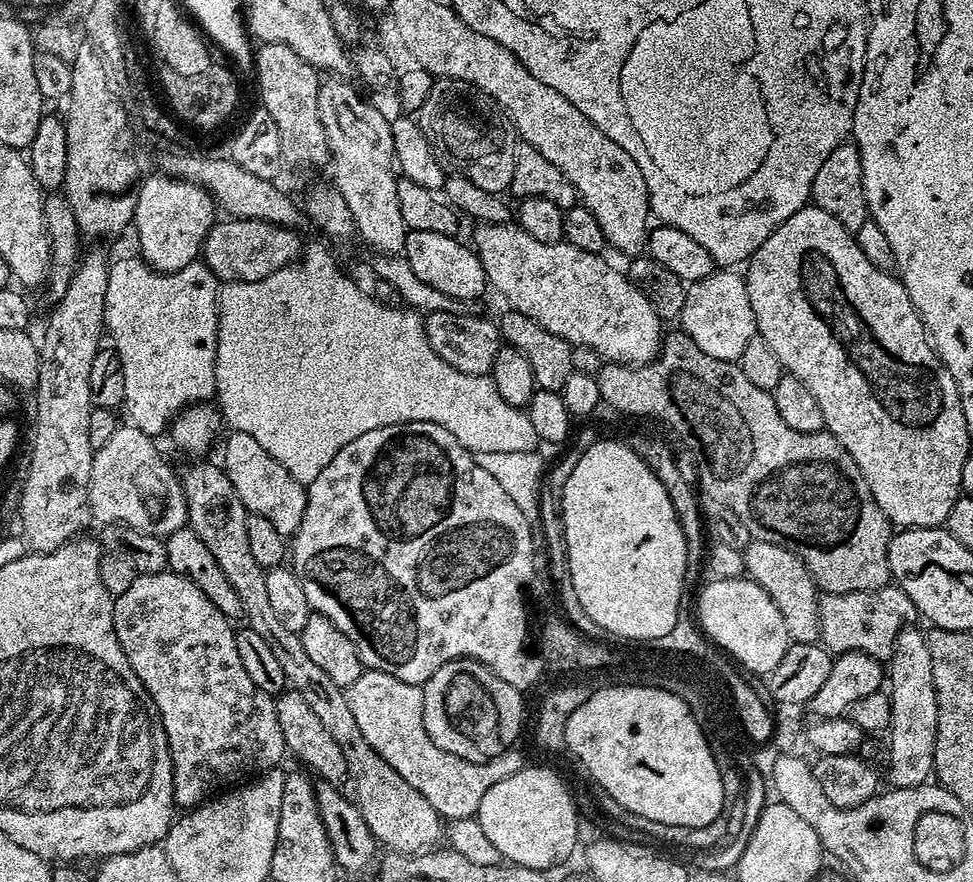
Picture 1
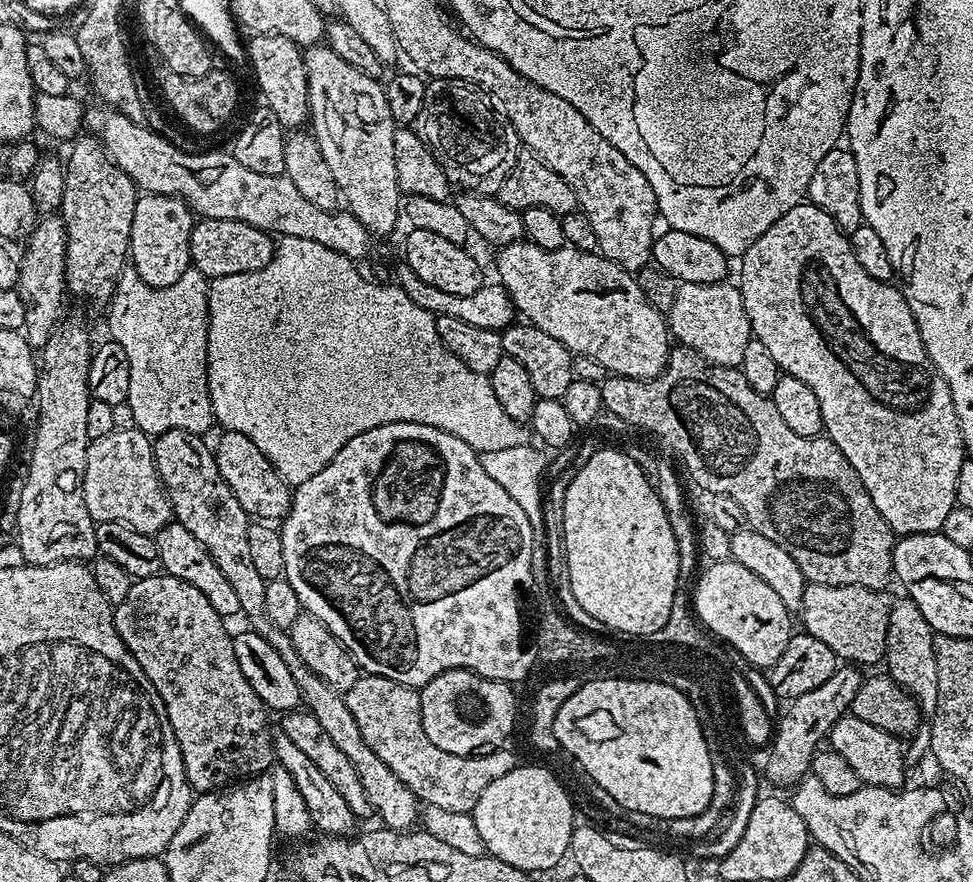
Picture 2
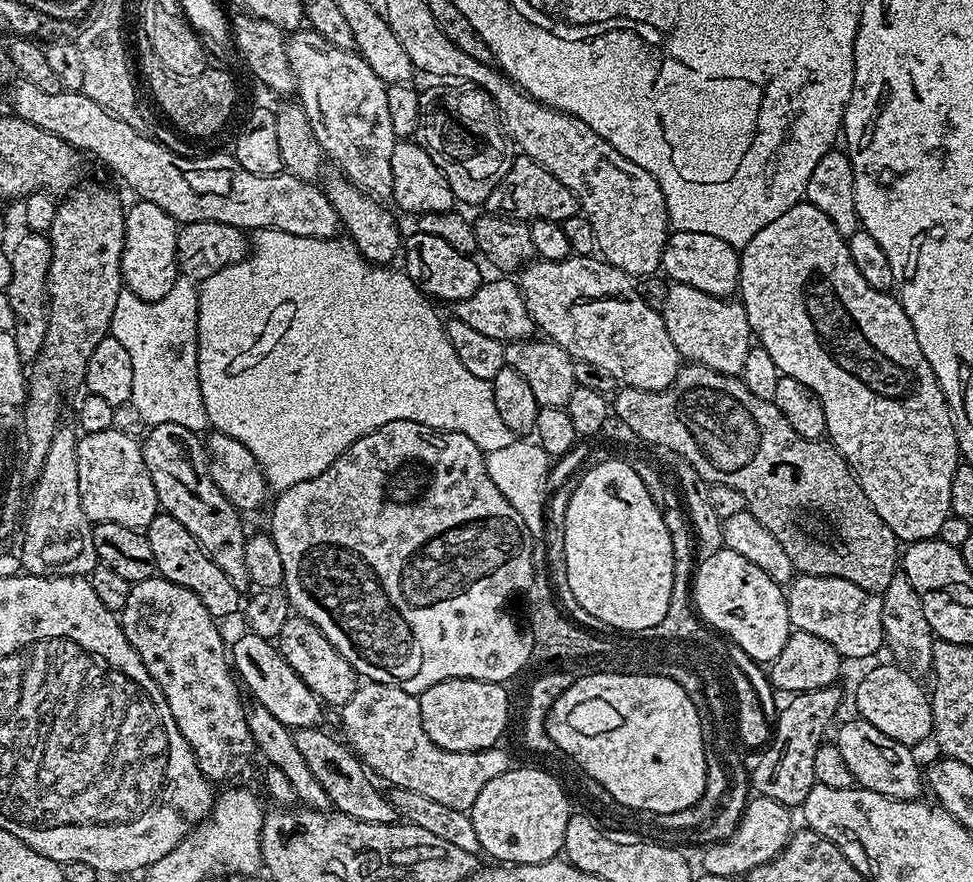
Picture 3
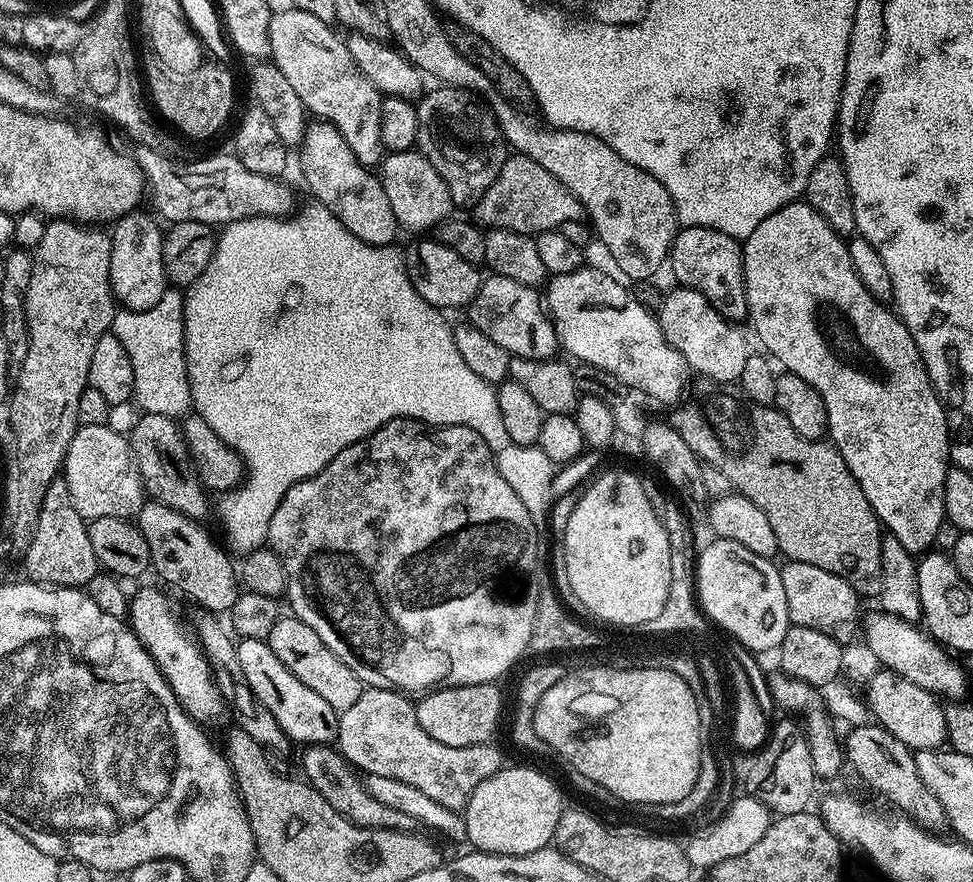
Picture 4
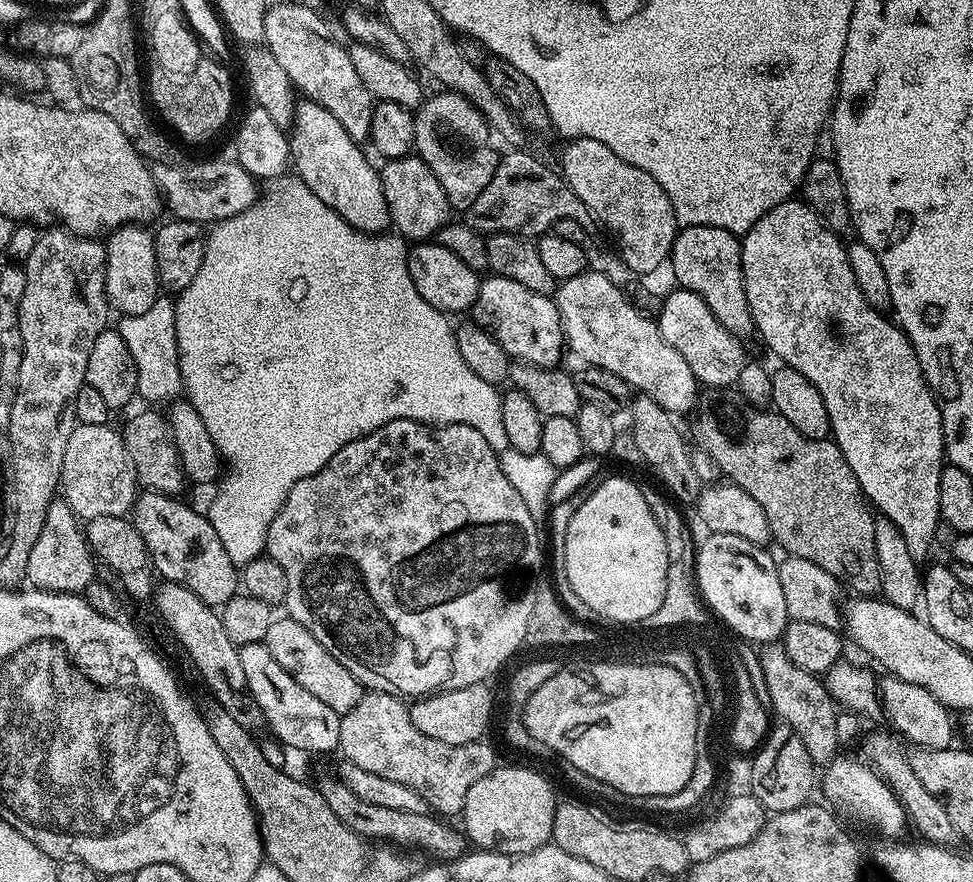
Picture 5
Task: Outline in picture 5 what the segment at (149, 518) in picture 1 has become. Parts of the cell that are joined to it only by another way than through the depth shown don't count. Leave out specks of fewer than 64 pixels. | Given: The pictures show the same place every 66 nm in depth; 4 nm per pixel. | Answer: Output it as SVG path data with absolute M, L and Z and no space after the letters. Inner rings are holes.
M77 424L66 442L66 454L60 471L62 499L81 521L107 516L128 516L133 511L138 495L136 463L124 445L123 435L112 426Z

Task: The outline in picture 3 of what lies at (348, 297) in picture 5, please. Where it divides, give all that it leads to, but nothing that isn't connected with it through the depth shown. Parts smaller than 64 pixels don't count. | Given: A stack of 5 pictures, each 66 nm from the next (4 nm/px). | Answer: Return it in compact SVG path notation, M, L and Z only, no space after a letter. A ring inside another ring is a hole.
M262 228L251 237L250 255L247 259L226 266L210 274L210 278L199 281L198 386L202 386L202 402L206 402L208 423L215 431L230 434L230 438L238 438L238 442L242 442L242 446L246 446L246 450L250 450L250 454L258 458L273 493L282 493L298 482L306 482L322 474L322 470L330 467L350 445L358 442L358 438L386 426L386 422L409 420L427 428L435 428L438 432L466 434L466 438L470 438L470 442L477 444L485 454L503 450L514 439L510 426L506 426L506 422L498 418L491 383L482 378L474 378L474 374L470 374L470 370L462 366L458 354L454 354L445 321L440 321L440 316L436 313L437 305L416 287L407 272L395 272L394 269L392 266L372 264L347 238L302 238L286 234L282 230Z

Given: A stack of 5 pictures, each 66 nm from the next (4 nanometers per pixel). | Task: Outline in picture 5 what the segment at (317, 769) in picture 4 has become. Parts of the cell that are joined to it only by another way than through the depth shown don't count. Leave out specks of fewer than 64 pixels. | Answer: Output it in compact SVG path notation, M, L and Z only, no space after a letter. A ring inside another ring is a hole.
M336 774L322 777L320 781L315 781L314 786L322 794L322 798L326 798L326 806L330 806L330 810L334 810L338 822L350 826L350 830L354 830L354 834L364 837L369 842L387 842L393 846L403 846L405 849L415 850L425 857L433 856L431 859L436 862L458 860L465 855L465 833L458 828L457 830L450 828L446 825L449 823L443 822L435 815L406 814L406 810L390 810L386 806L370 806L370 802L358 798L358 794L354 794L354 790L350 790L350 786L341 782L339 775Z

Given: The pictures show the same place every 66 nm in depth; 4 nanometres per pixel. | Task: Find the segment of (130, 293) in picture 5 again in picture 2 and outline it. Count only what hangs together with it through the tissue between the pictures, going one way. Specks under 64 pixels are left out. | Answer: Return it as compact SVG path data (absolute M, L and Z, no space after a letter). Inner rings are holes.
M144 194L134 206L134 226L130 226L128 255L130 266L146 282L155 288L174 286L192 263L190 258L190 234L194 223L191 208L175 196Z

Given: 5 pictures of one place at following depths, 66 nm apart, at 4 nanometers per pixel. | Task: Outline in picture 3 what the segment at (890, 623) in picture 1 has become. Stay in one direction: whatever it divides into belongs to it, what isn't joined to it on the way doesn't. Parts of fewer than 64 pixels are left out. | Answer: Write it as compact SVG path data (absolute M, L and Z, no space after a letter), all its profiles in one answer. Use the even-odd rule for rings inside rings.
M796 574L788 581L784 594L789 625L797 632L814 634L830 642L845 661L864 660L885 647L882 626L883 595L862 590L846 578Z

